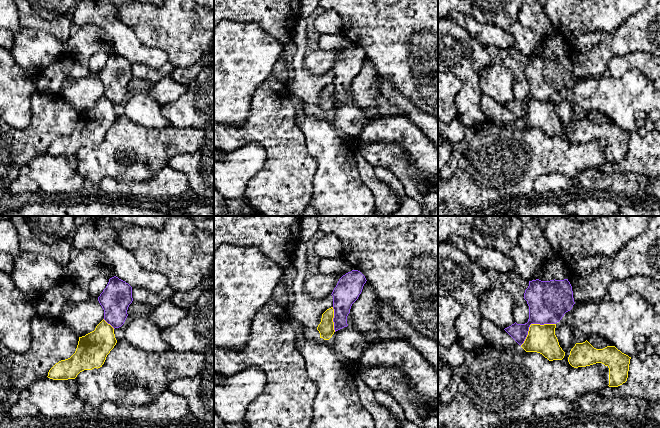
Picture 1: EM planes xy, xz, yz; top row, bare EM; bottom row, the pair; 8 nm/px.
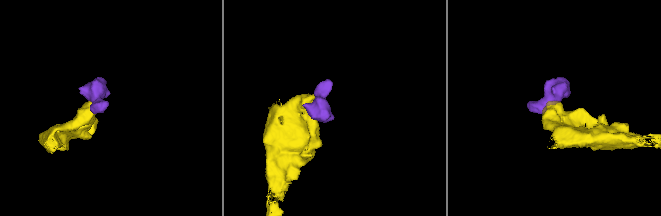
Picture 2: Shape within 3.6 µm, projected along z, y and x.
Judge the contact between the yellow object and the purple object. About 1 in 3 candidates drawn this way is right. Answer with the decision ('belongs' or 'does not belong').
does not belong

